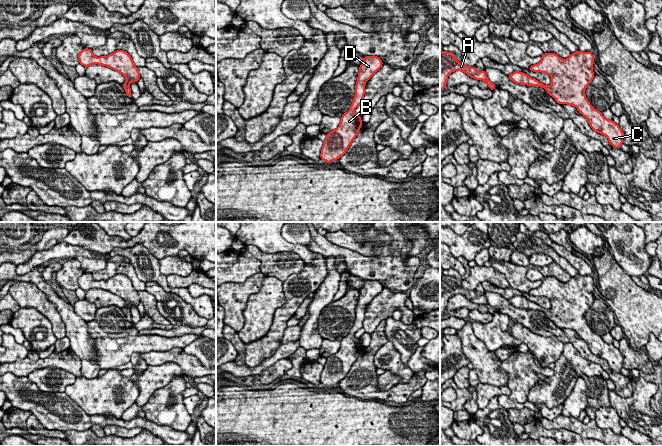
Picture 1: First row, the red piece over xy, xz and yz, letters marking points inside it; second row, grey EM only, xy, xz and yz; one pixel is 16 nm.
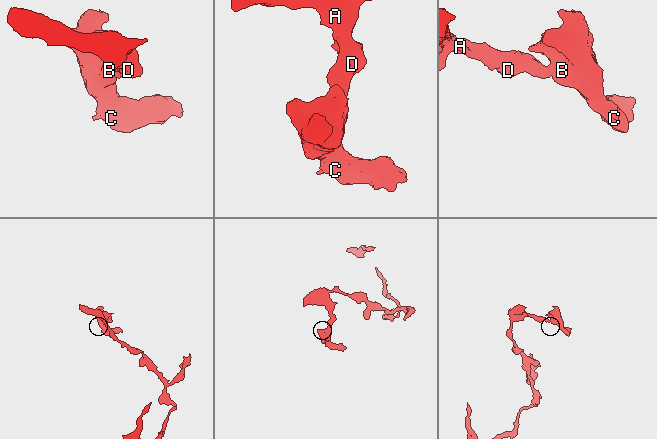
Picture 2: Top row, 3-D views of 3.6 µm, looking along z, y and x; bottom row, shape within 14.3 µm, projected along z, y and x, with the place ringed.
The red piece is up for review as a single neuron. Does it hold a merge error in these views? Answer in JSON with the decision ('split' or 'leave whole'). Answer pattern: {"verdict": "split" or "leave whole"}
{"verdict": "leave whole"}

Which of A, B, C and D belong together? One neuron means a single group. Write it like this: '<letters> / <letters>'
A B C D

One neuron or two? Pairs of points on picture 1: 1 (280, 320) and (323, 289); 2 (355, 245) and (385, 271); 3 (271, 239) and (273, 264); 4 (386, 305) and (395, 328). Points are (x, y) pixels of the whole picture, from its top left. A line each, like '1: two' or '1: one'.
1: two
2: two
3: two
4: two

